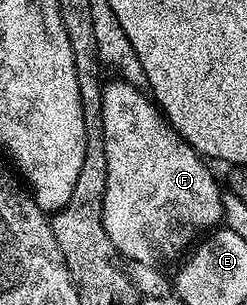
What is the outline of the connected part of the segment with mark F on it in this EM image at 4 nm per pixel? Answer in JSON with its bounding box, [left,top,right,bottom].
[101,79,223,267]

